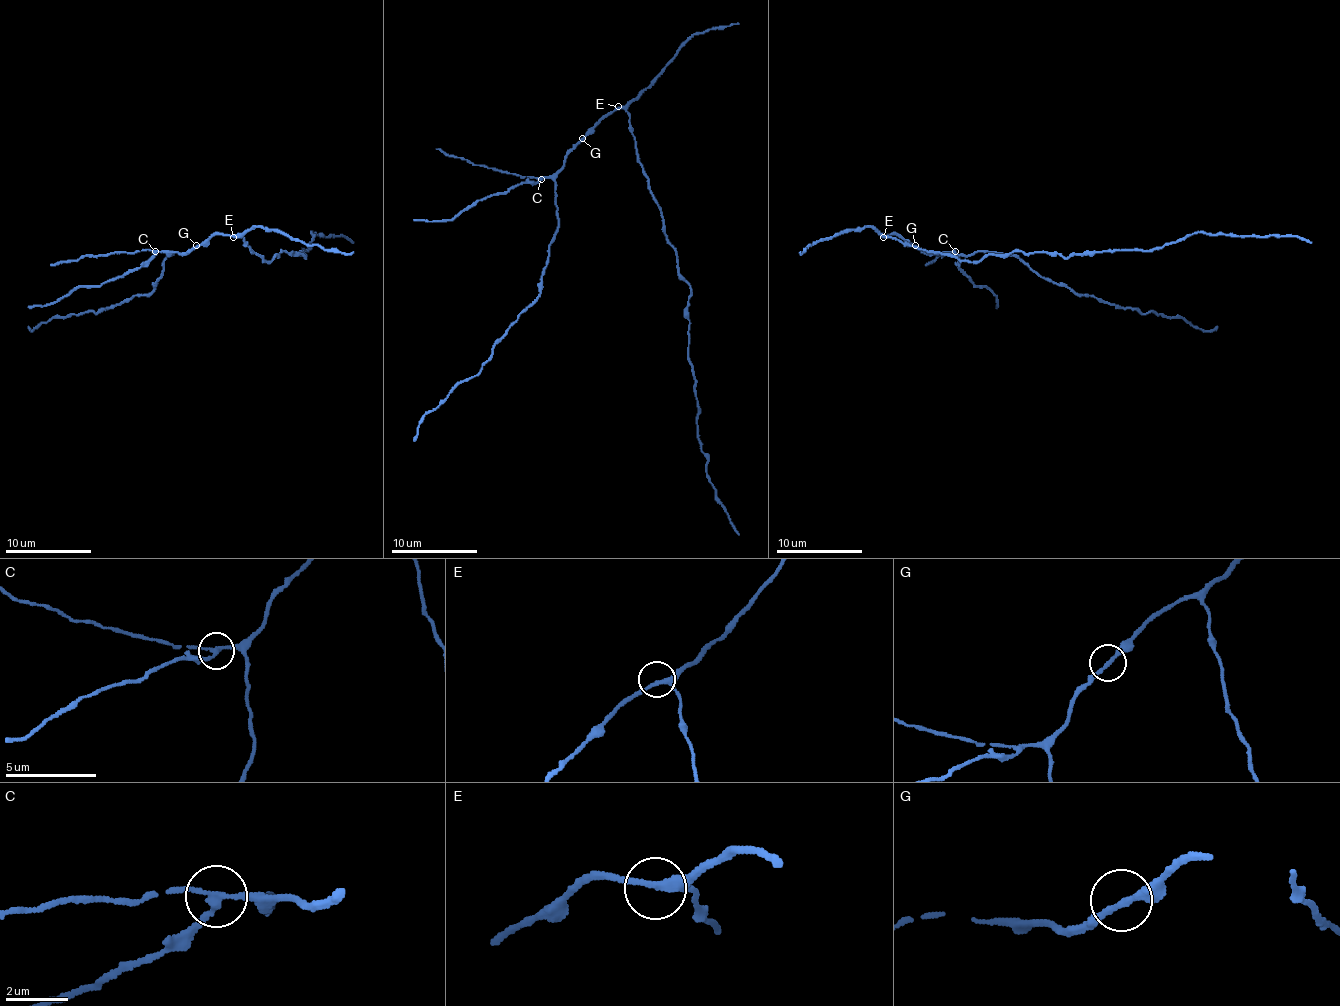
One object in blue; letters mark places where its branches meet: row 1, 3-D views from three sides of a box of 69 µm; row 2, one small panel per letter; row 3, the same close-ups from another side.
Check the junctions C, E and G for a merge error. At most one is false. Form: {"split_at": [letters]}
{"split_at": ["C"]}

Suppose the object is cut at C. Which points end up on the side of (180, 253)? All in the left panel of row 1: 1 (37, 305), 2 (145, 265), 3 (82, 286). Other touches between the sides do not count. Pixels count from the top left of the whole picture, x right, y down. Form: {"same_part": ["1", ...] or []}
{"same_part": []}

